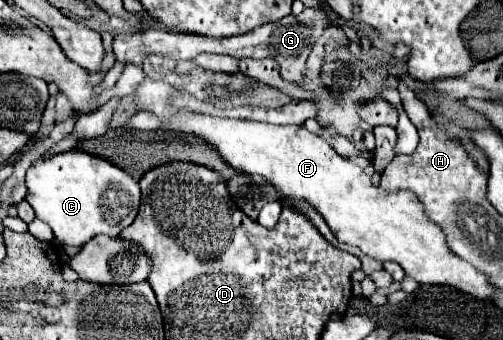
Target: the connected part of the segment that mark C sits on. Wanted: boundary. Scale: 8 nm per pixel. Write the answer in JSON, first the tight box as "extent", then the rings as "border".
{"extent":[27,152,139,248],"border":[[[63,152],[49,160],[37,160],[27,170],[27,202],[33,206],[35,216],[43,222],[47,222],[55,234],[55,240],[61,248],[77,246],[81,248],[85,242],[89,242],[95,234],[105,234],[109,238],[117,238],[123,228],[127,228],[139,210],[139,184],[121,168],[113,166],[111,162],[103,158],[89,156],[85,152]]]}

